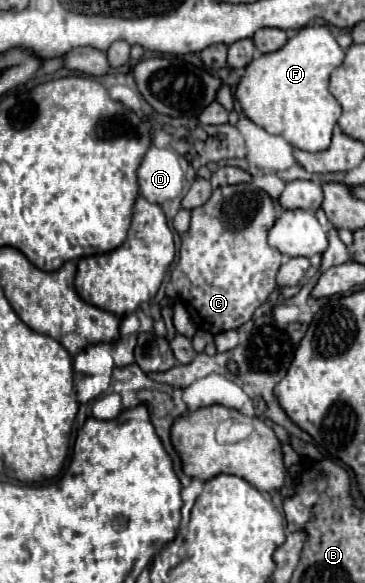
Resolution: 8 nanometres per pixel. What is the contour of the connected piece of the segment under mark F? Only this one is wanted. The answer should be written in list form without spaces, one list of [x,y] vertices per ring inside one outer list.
[[[306,26],[284,48],[260,54],[246,66],[246,74],[236,88],[236,98],[254,124],[284,136],[294,148],[306,152],[328,150],[332,130],[342,114],[340,104],[328,92],[328,78],[342,60],[344,52],[328,26]]]

